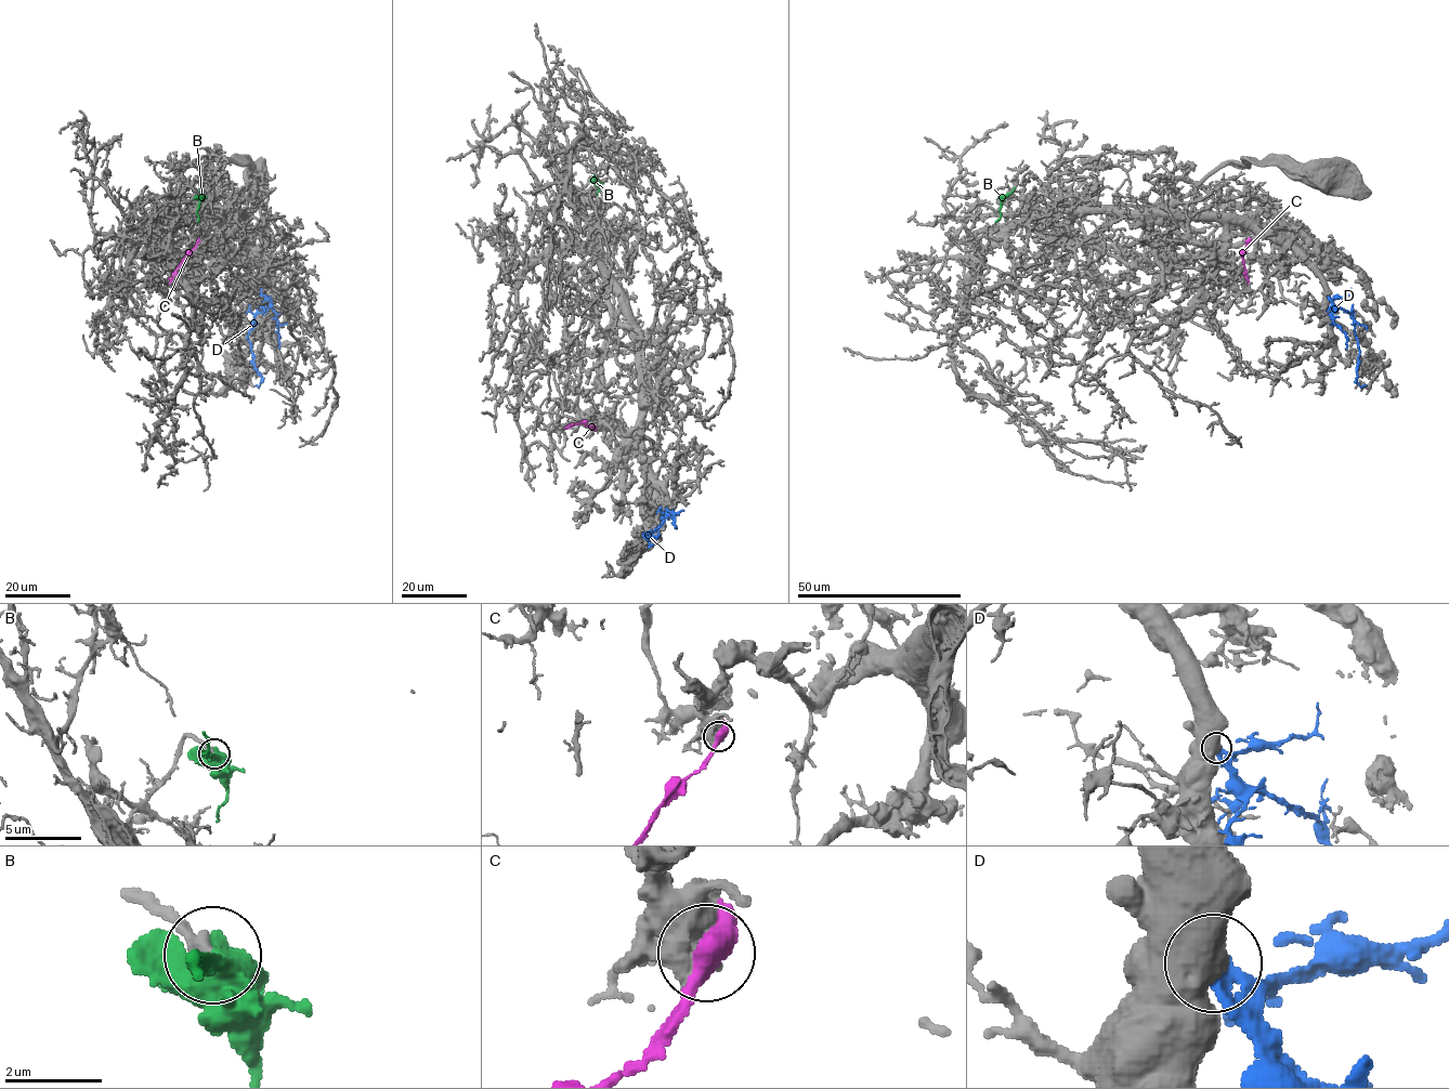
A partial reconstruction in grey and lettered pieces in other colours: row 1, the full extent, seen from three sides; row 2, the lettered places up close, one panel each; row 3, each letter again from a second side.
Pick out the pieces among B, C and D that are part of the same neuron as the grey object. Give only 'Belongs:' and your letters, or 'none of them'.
Belongs: B

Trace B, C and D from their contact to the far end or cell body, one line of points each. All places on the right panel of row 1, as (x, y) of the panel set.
B: (1000, 197), (1000, 218), (995, 222)
C: (1249, 241), (1242, 256), (1249, 284)
D: (1329, 298), (1352, 315), (1359, 351), (1356, 381), (1361, 386), (1366, 384)

